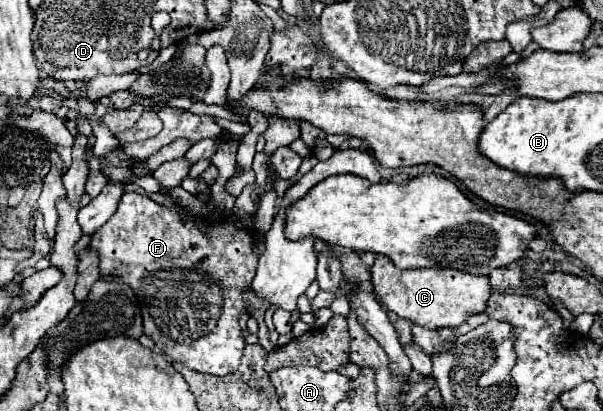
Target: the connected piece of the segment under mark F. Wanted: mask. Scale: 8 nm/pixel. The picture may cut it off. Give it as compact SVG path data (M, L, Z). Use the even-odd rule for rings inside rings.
M126 192L120 198L116 214L100 230L96 230L92 234L90 246L94 250L98 250L98 254L100 254L102 276L104 278L114 278L118 282L124 282L136 292L136 296L140 300L140 308L142 308L142 318L144 318L144 334L150 336L154 340L154 344L166 356L170 356L174 362L186 364L188 368L192 368L196 372L206 372L206 374L214 374L214 376L224 376L224 374L230 374L230 372L234 372L238 368L240 358L242 358L242 350L244 350L244 338L242 338L240 328L238 328L238 318L240 318L240 314L246 312L246 304L242 300L242 292L250 288L250 282L254 278L254 270L256 270L256 264L258 264L258 256L256 256L256 250L254 250L256 236L250 230L246 230L246 228L244 230L236 230L234 224L228 224L228 226L216 224L216 226L210 226L208 234L202 234L200 228L196 228L194 222L180 220L180 216L174 210L168 210L168 208L152 202L148 196L142 196L142 194L136 194L136 192Z

